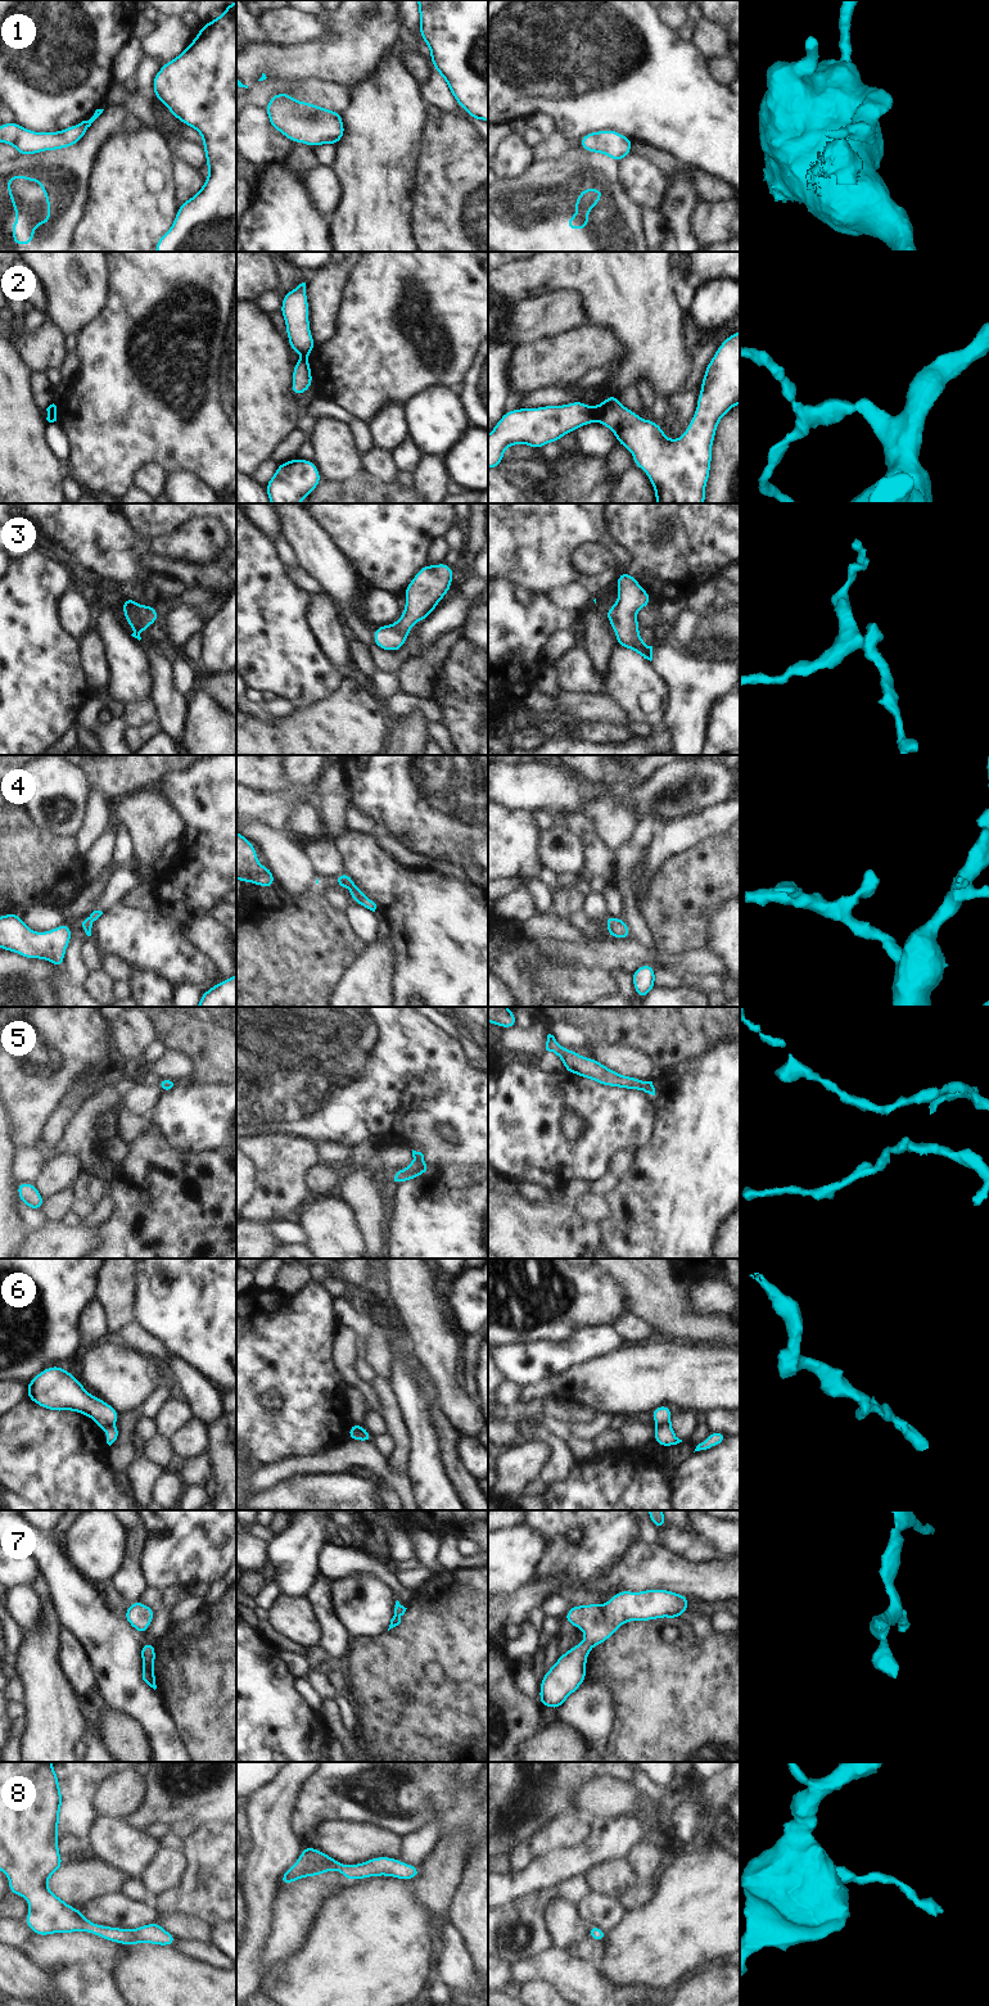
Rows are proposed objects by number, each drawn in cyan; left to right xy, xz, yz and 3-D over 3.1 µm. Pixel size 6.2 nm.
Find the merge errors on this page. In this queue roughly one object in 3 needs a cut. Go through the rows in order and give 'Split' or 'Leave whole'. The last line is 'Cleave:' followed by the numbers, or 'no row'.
1: Split
2: Split
3: Leave whole
4: Leave whole
5: Leave whole
6: Split
7: Leave whole
8: Leave whole
Cleave: 1, 2, 6

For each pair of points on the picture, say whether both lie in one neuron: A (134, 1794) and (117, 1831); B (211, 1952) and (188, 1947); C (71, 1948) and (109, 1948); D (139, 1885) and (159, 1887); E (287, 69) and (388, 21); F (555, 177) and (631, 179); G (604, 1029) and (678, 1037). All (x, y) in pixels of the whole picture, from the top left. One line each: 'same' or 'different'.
A: different
B: same
C: same
D: different
E: same
F: different
G: same

